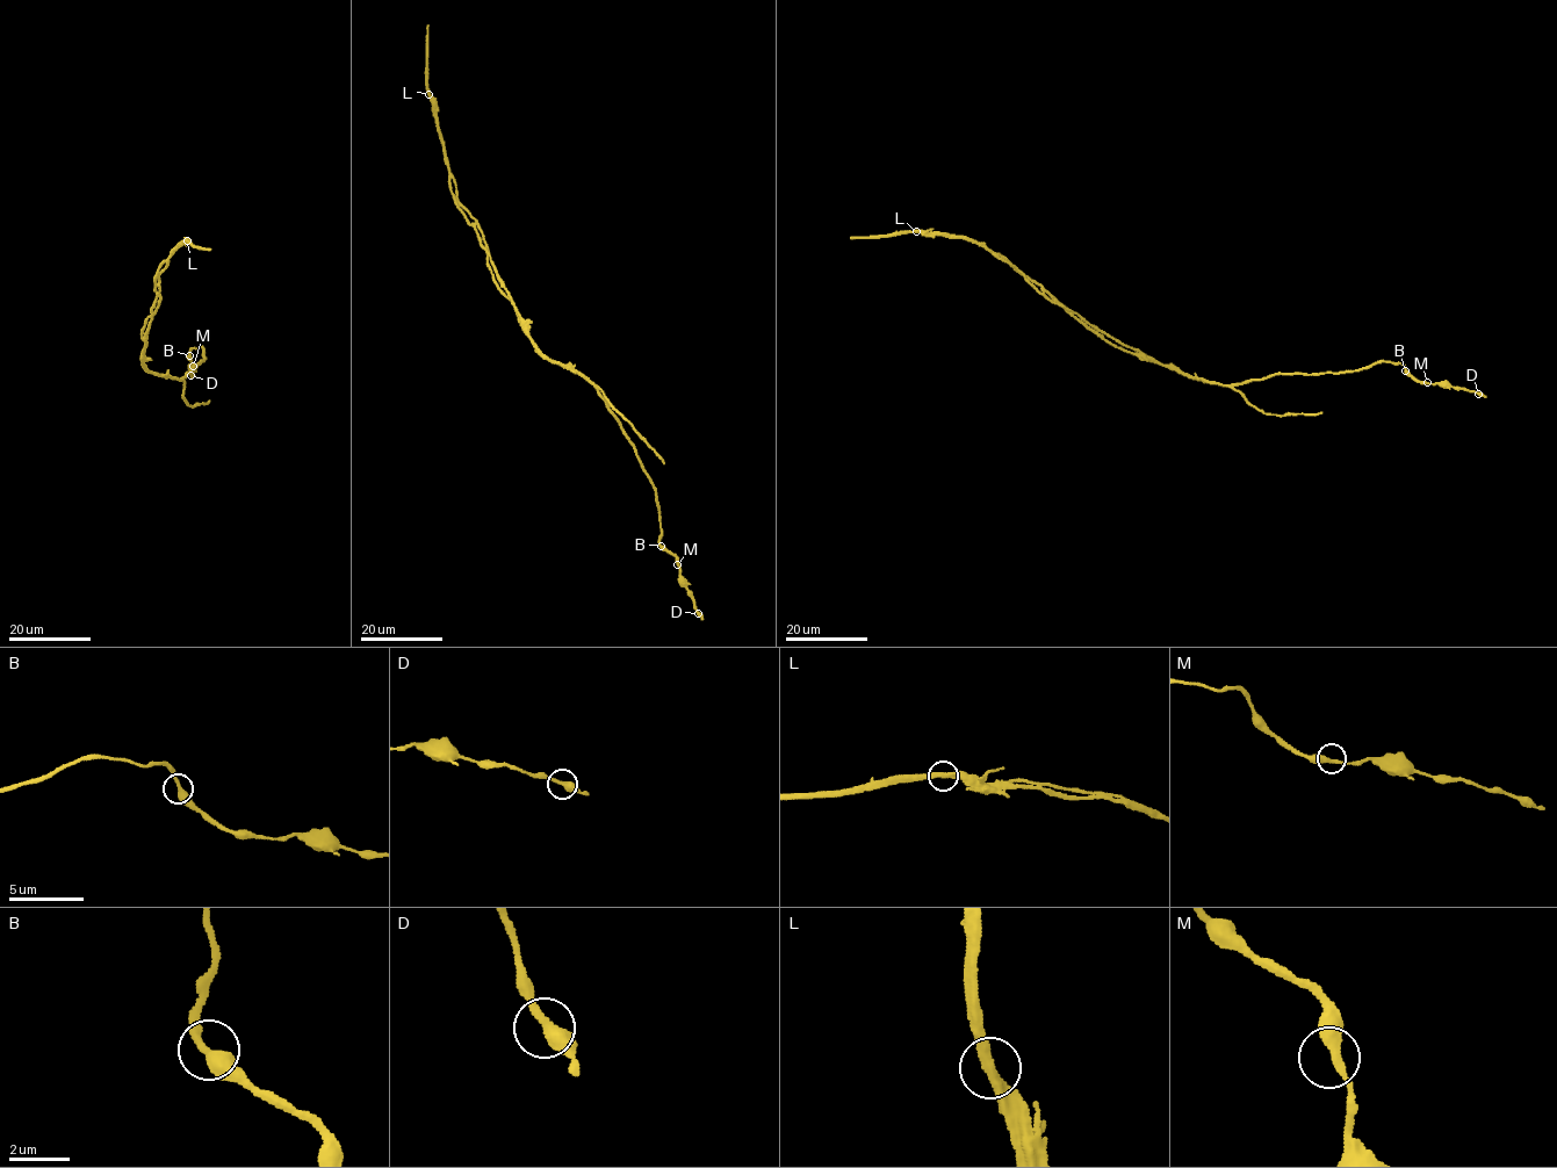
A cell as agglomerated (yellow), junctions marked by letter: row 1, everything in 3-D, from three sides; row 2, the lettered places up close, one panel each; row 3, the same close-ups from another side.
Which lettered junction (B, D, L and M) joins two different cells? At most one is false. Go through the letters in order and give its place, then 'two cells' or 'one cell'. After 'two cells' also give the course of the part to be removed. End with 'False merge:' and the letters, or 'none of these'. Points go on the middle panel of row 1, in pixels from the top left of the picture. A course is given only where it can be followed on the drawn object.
B: place (661, 546); one cell
D: place (698, 613); one cell
L: place (429, 94); two cells; course (430, 94), (458, 203), (481, 230), (498, 289), (514, 304), (523, 329), (543, 354), (598, 387), (664, 463)
M: place (677, 564); one cell
False merge: L

